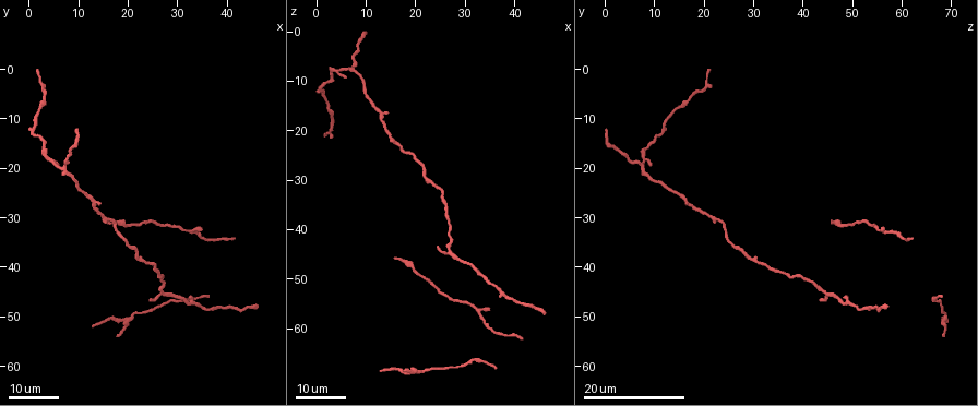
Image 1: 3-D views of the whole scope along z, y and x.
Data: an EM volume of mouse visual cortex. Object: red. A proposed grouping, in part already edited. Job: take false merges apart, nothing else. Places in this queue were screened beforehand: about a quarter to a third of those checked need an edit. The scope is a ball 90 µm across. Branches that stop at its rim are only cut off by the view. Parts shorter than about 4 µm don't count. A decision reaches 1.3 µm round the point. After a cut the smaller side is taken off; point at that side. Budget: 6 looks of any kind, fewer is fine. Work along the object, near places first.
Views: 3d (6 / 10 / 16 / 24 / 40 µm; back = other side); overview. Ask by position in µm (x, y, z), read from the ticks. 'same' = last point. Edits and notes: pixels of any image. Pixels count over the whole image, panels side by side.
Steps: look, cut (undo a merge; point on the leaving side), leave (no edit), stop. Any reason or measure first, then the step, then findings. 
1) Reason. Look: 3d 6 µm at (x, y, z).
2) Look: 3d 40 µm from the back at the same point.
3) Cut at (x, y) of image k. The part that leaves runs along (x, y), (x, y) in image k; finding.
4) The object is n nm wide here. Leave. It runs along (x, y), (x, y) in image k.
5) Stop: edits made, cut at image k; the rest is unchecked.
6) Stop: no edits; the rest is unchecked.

Three arms meet. Look: 3d 16 µm at (32.5, 32.5, 56.0).

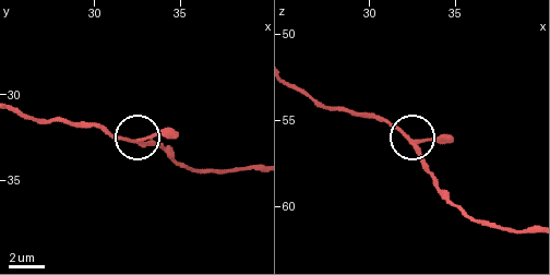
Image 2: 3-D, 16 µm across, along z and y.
Look: 3d 6 µm at (32.3, 32.8, 56.2).

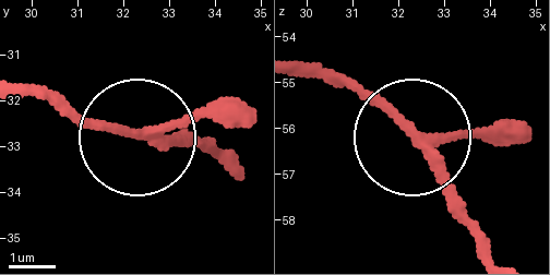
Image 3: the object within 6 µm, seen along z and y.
The object is 180 nm wide here. Leave. Continuous, no second neuron.

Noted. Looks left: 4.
Three-way junction. Look: 3d 16 µm at (20.5, 51.0, 69.0).

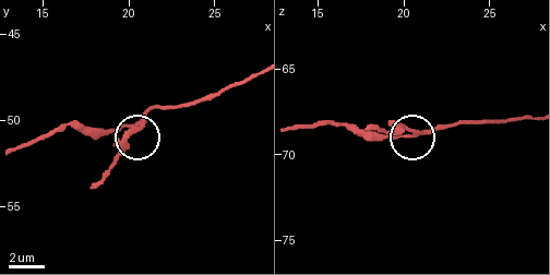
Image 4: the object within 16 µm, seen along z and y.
Look: 3d 6 µm at (20.2, 50.6, 68.6).

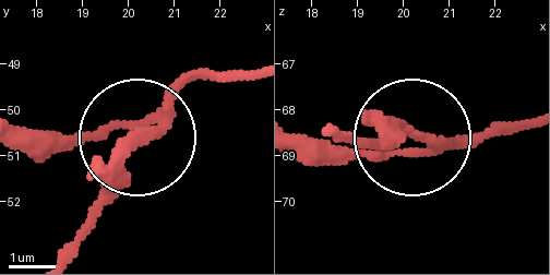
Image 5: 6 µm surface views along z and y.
3 arms meet here. Cut at (118, 167) of image 5. The part that leaves runs along (164, 121), (73, 247) in image 5; two neurons meet here.

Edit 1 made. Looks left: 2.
Three-way junction. Look: 3d 16 µm at (7.0, 20.0, 7.5).

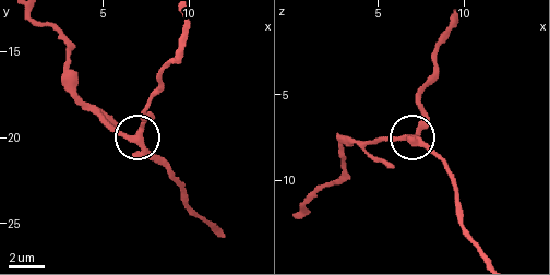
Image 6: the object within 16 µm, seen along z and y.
Look: 3d 10 µm at the same point.

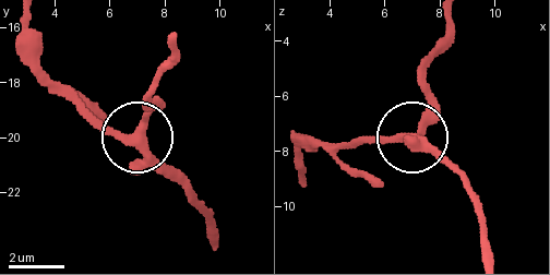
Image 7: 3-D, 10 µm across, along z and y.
The object is 300 nm wide here. Leave. It runs along (215, 241), (202, 200), (141, 136), (152, 100) in image 7; all the same neuron.

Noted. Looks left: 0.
Stop: edits made, cut at image 5; the rest is unchecked.

